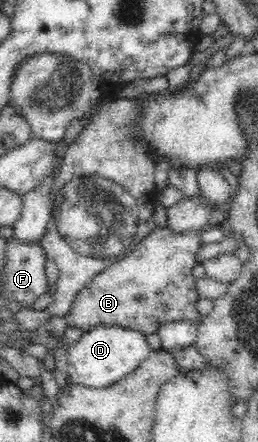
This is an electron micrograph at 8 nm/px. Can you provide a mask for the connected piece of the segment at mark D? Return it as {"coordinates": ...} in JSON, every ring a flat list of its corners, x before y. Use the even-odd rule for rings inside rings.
{"coordinates":[[100,326,82,334,68,350,67,376,69,383,85,388,107,388,136,371,152,354,146,336,130,328]]}

